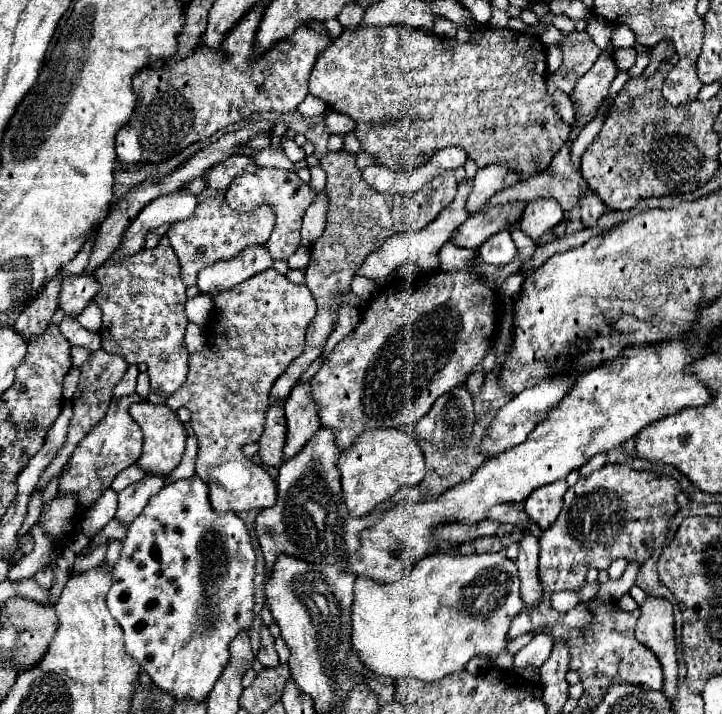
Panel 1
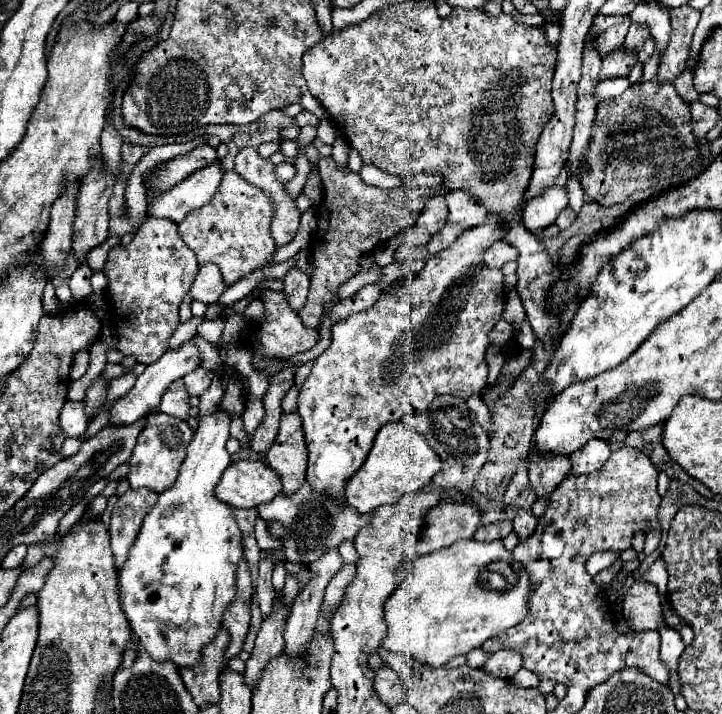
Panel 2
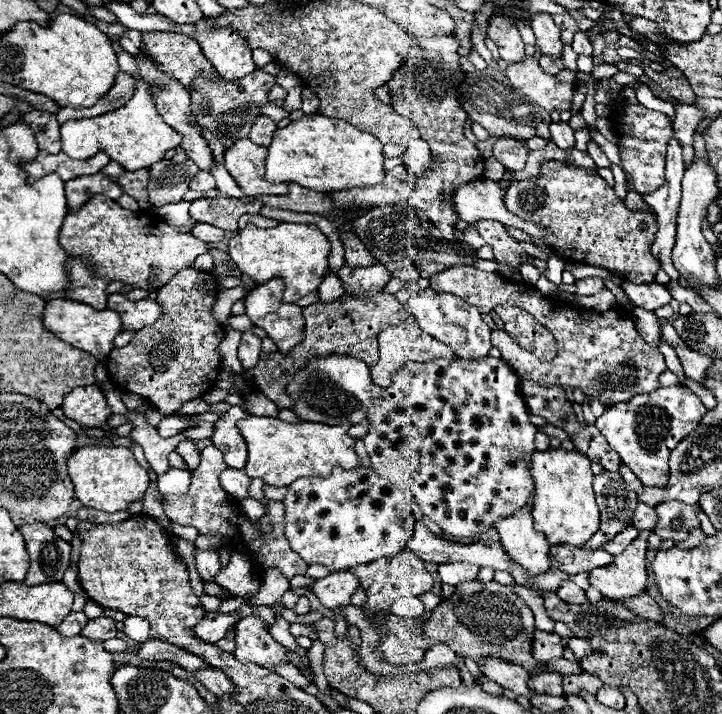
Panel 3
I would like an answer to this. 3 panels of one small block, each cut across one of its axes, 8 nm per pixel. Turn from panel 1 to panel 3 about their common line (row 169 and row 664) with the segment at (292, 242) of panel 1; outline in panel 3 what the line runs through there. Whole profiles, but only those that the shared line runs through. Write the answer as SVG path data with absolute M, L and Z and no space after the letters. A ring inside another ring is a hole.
M246 616L236 624L236 650L234 656L248 664L260 664L264 668L288 662L286 660L286 648L278 644L266 630L266 622L258 616Z

